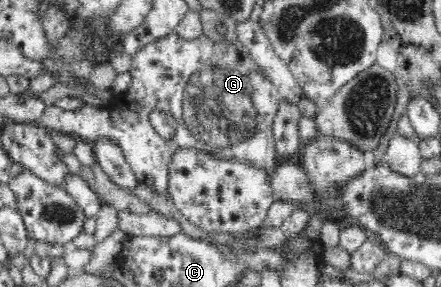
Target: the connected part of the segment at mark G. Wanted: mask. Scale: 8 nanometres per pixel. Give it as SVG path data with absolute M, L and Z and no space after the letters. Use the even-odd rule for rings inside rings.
M173 32L145 44L131 56L131 61L129 72L133 74L133 83L126 92L115 94L111 102L99 108L84 104L74 110L63 110L54 103L45 105L38 124L47 130L82 136L85 141L91 143L99 135L115 139L121 145L125 158L133 169L136 182L145 184L160 194L167 191L165 180L168 180L166 176L170 156L178 148L199 147L215 152L219 157L251 161L257 167L273 171L278 156L273 122L281 95L278 87L271 83L245 47L240 46L237 41L215 40L203 33L193 40L185 40ZM153 112L169 112L169 116L176 118L178 127L172 139L166 140L153 129L149 123L149 116L153 116Z

